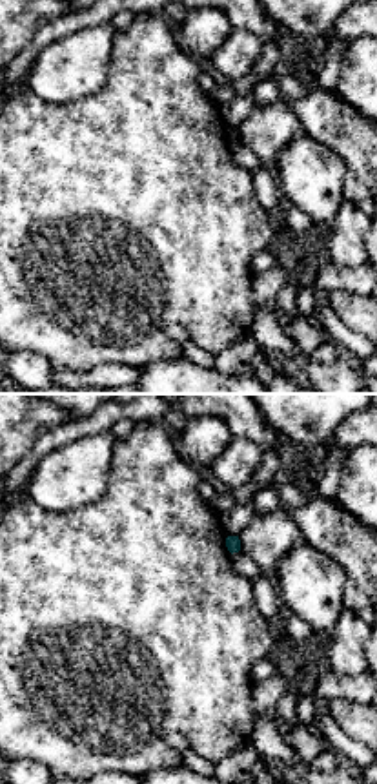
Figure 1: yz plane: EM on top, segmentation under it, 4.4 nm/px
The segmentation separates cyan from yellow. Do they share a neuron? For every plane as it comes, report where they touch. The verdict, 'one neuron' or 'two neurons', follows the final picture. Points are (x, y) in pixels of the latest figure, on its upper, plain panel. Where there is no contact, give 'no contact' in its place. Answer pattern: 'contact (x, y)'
no contact

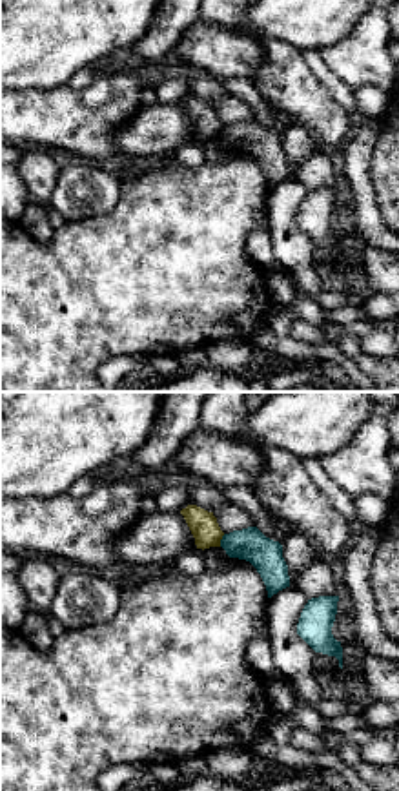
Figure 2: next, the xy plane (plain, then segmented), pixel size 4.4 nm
contact (221, 132)

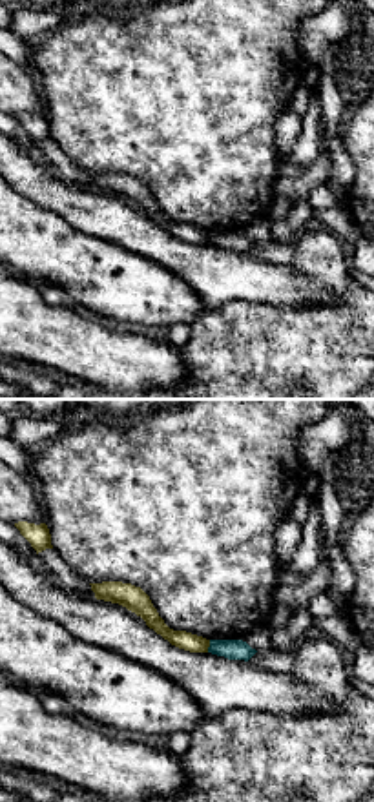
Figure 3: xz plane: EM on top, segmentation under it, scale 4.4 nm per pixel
contact (210, 237)

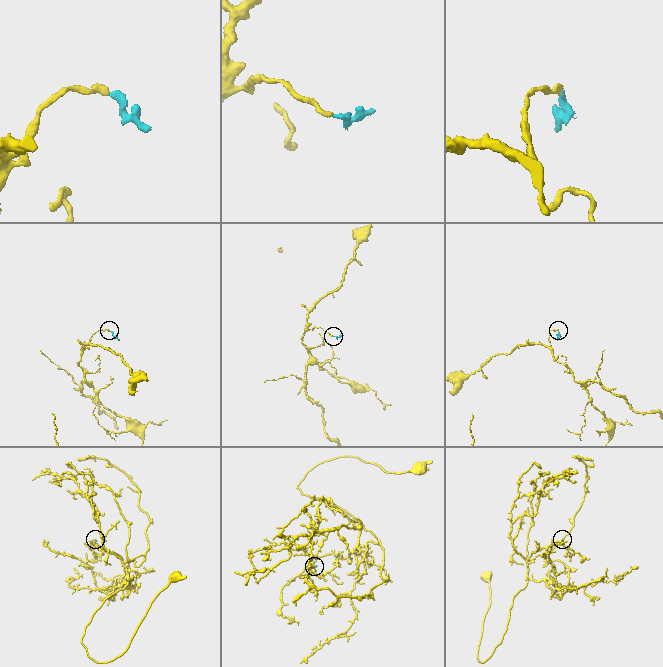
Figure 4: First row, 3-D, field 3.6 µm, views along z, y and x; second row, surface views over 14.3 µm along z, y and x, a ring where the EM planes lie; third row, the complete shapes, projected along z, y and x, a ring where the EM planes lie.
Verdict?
two neurons

